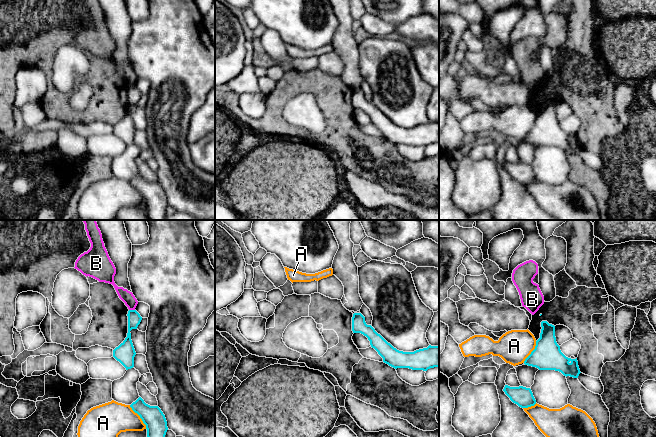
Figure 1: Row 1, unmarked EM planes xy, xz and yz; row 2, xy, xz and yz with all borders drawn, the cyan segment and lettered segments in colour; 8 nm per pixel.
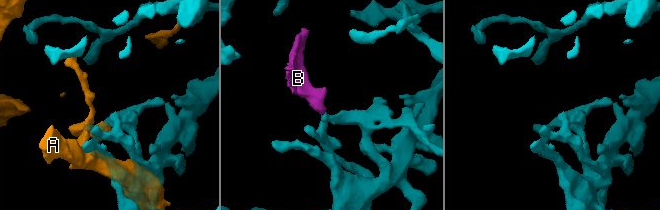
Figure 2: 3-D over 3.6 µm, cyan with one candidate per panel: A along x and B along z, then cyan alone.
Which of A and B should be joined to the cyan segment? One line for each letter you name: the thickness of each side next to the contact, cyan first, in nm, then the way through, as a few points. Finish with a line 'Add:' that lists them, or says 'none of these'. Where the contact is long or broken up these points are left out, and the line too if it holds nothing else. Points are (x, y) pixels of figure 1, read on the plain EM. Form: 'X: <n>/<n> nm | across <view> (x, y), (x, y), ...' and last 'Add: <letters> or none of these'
Add: none of these

